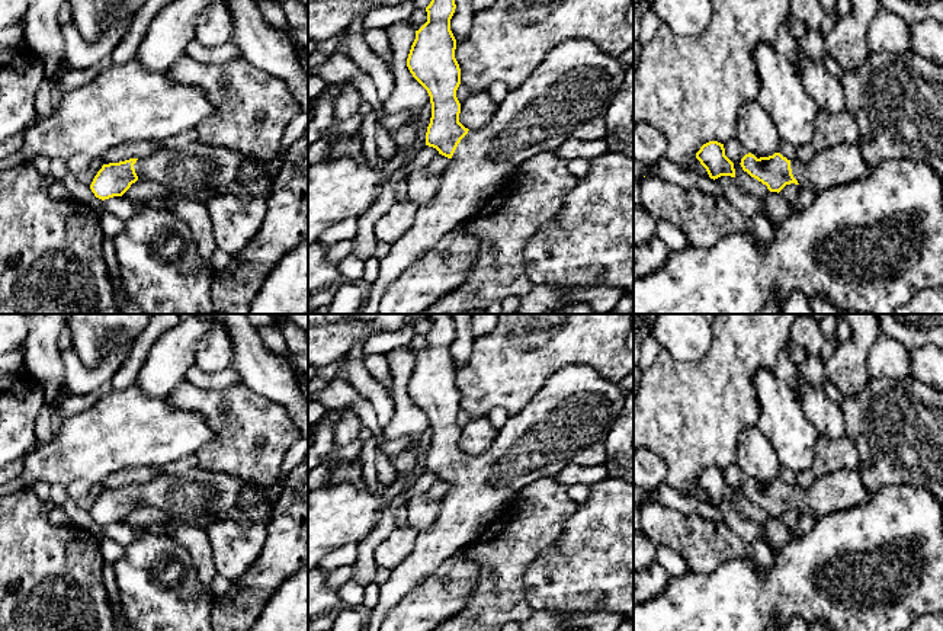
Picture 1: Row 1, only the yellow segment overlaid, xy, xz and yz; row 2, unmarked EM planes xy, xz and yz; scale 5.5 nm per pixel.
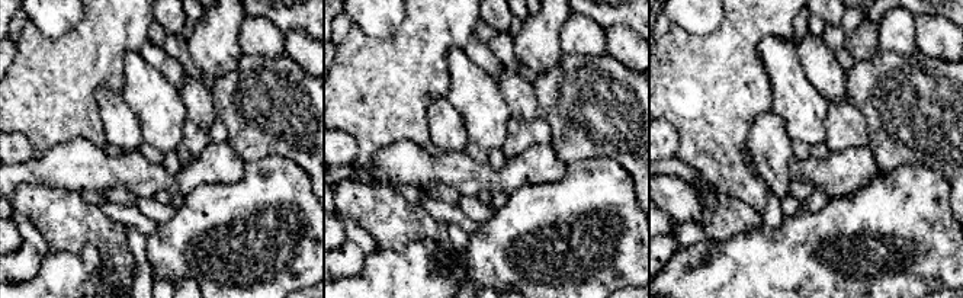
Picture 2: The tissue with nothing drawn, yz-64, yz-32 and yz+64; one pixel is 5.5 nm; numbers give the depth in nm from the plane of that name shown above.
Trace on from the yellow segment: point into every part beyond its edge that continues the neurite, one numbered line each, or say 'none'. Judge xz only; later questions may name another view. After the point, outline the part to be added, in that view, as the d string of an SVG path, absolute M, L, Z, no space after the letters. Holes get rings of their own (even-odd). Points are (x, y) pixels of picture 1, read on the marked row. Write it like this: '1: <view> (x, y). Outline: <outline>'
1: xz (565, 98). Outline: M570 39L551 49L525 83L509 92L487 126L469 129L458 144L449 166L440 174L433 198L420 205L410 230L379 260L379 276L360 314L379 314L384 291L411 265L426 256L437 241L471 218L495 196L516 169L542 151L555 151L568 140L602 140L606 112L620 87L626 68L620 57L610 55L593 41Z

